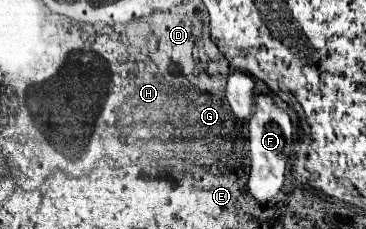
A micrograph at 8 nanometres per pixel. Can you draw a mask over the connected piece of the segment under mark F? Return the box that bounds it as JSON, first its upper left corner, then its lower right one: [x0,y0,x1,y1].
[248,95,294,203]

